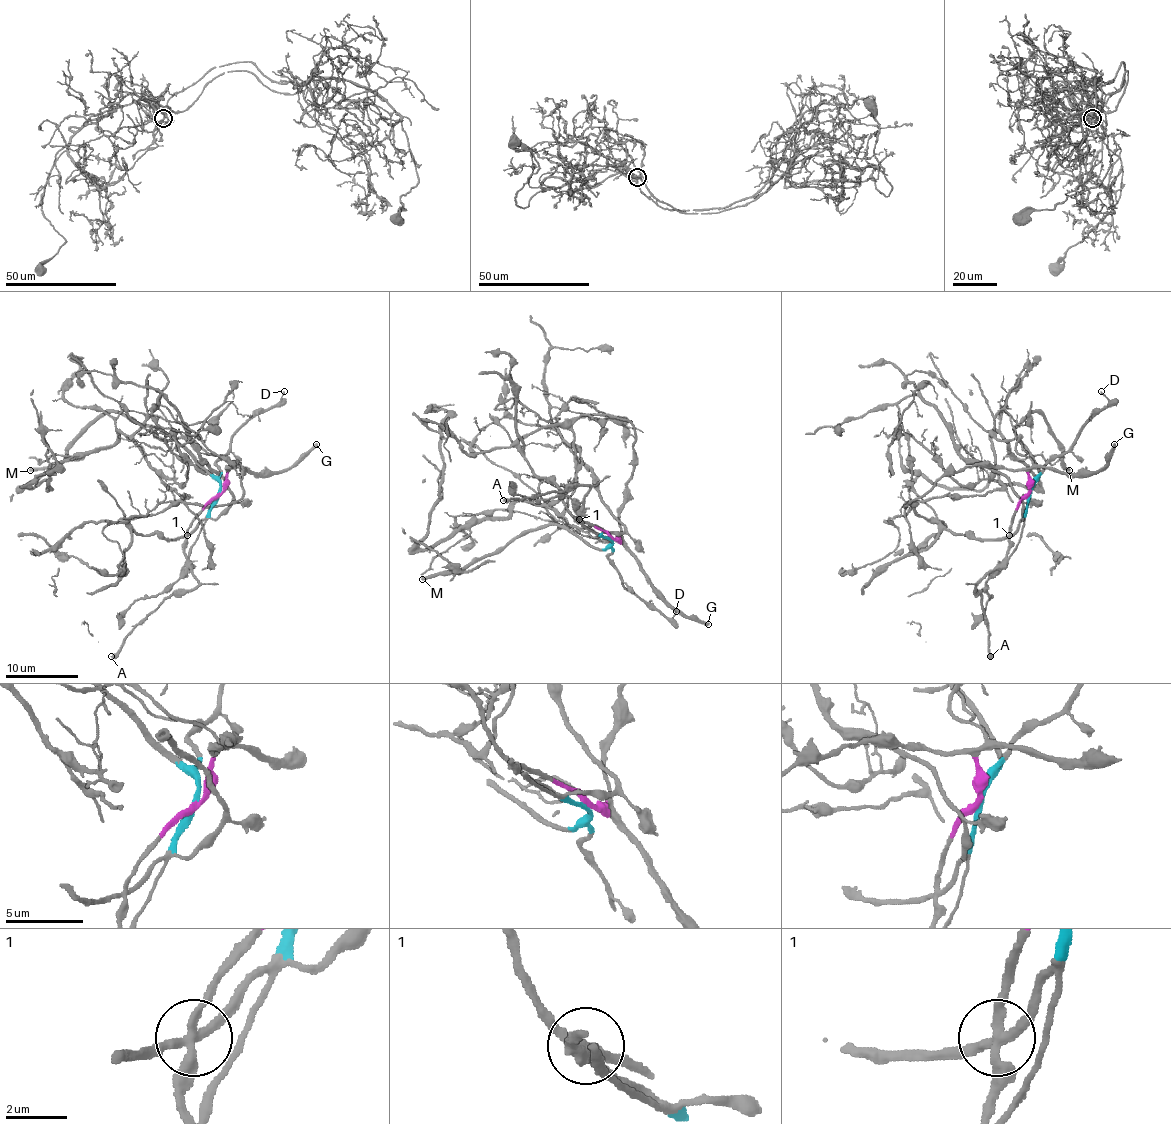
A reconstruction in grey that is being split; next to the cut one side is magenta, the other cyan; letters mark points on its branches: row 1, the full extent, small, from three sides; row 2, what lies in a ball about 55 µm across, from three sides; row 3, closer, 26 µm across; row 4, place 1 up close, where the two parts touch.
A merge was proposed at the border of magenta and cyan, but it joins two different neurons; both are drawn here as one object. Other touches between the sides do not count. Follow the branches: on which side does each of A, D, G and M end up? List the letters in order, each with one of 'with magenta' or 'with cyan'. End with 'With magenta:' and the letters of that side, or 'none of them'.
A: with magenta
D: with cyan
G: with magenta
M: with cyan
With magenta: A, G

